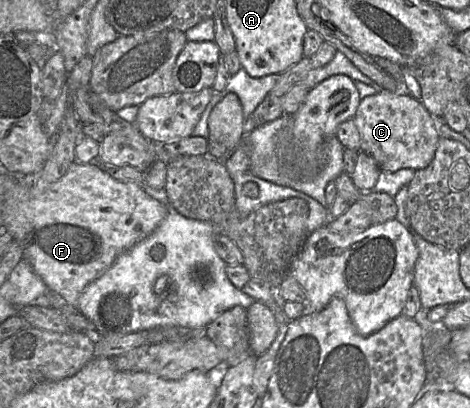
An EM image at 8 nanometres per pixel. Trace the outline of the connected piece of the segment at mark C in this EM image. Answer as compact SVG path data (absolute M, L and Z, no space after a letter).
M402 83L399 91L382 91L360 100L353 121L360 134L360 151L369 154L377 163L381 171L396 172L403 168L415 171L426 168L434 158L438 140L438 121L423 104L403 89Z

